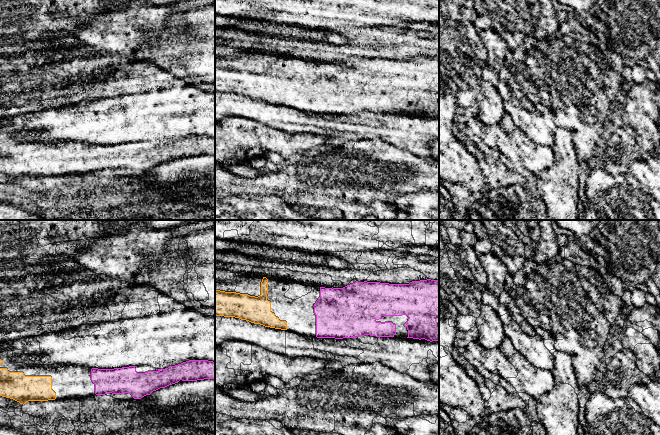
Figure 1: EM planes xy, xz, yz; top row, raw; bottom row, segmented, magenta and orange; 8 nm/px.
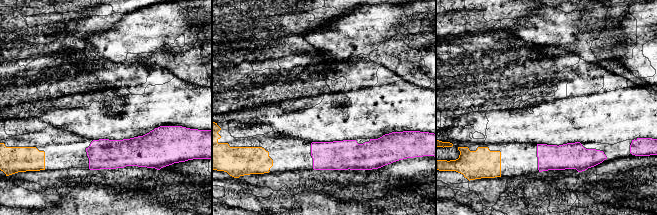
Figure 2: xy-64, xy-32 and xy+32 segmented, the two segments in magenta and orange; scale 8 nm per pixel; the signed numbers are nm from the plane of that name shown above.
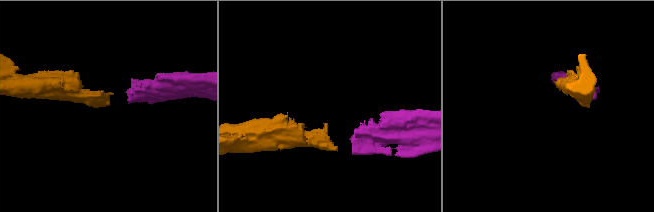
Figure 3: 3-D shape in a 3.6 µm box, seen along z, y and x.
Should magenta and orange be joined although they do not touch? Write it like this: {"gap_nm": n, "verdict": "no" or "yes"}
{"gap_nm": 240, "verdict": "yes"}

